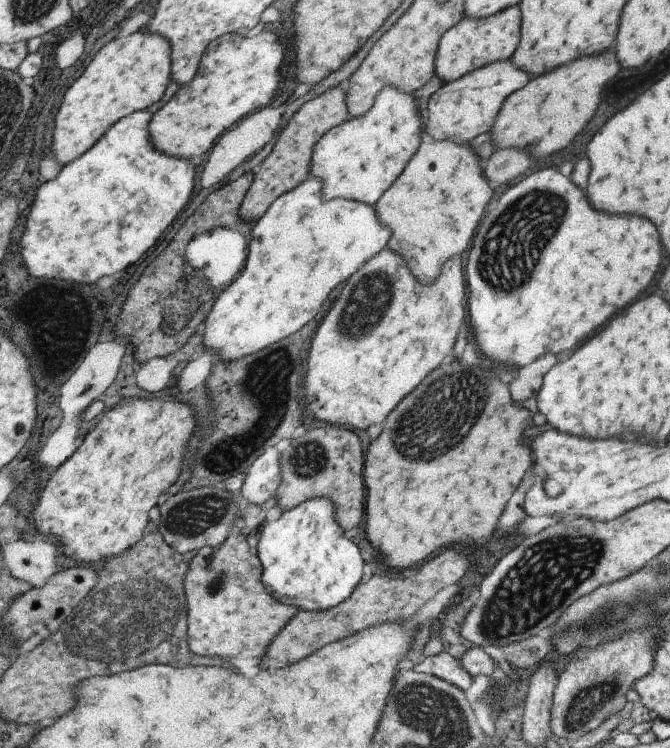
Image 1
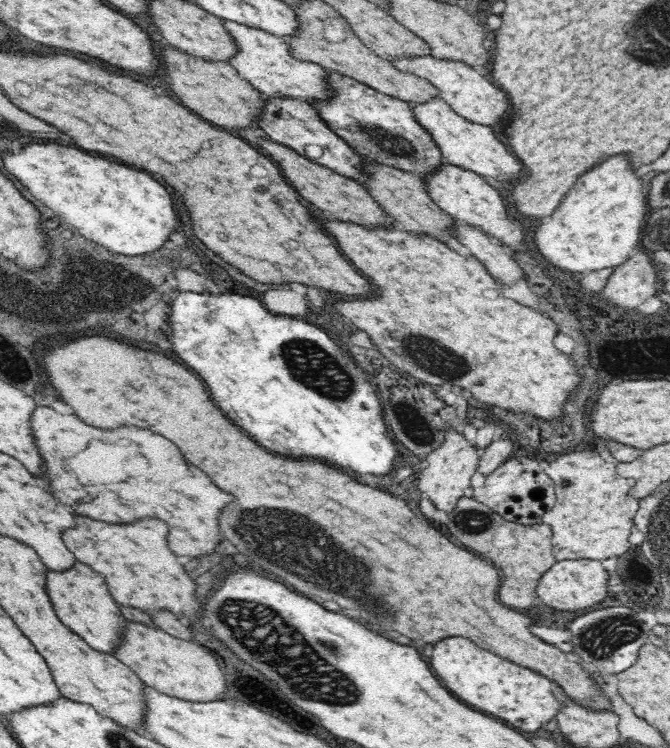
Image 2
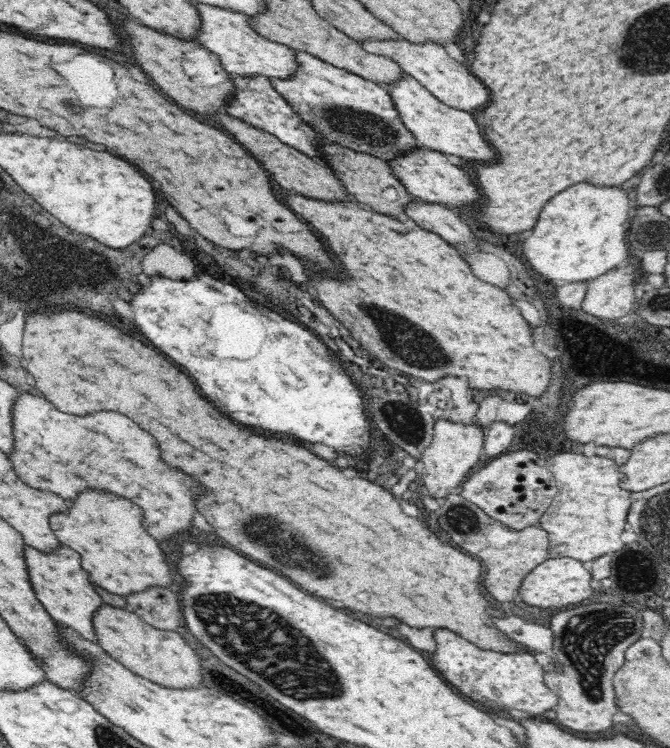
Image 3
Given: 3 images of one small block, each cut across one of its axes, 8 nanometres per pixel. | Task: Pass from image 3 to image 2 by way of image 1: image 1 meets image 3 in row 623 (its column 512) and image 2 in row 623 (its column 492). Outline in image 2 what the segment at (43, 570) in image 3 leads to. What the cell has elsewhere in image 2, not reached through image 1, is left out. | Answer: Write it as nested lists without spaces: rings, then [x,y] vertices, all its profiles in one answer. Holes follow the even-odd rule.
[[[76,560],[68,570],[50,570],[46,567],[46,594],[54,607],[56,616],[64,626],[82,637],[98,652],[112,654],[122,638],[122,626],[127,618],[122,615],[119,604],[109,594],[104,578],[91,566]]]

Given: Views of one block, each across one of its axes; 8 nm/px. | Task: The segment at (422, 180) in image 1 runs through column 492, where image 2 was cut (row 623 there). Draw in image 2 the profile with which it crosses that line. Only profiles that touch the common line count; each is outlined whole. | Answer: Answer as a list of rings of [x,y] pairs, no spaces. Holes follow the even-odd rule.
[[[74,515],[76,526],[67,528],[61,533],[64,544],[69,548],[69,551],[80,562],[84,562],[99,573],[106,581],[109,594],[114,597],[114,600],[126,607],[134,607],[145,613],[166,609],[176,616],[186,616],[190,618],[190,624],[196,622],[196,616],[200,612],[200,604],[196,598],[196,588],[194,582],[186,576],[186,572],[182,567],[182,562],[176,554],[170,552],[170,548],[166,546],[166,534],[168,534],[168,526],[158,520],[158,518],[142,518],[130,524],[112,524],[104,522],[104,520],[94,520],[90,517],[82,515]]]

